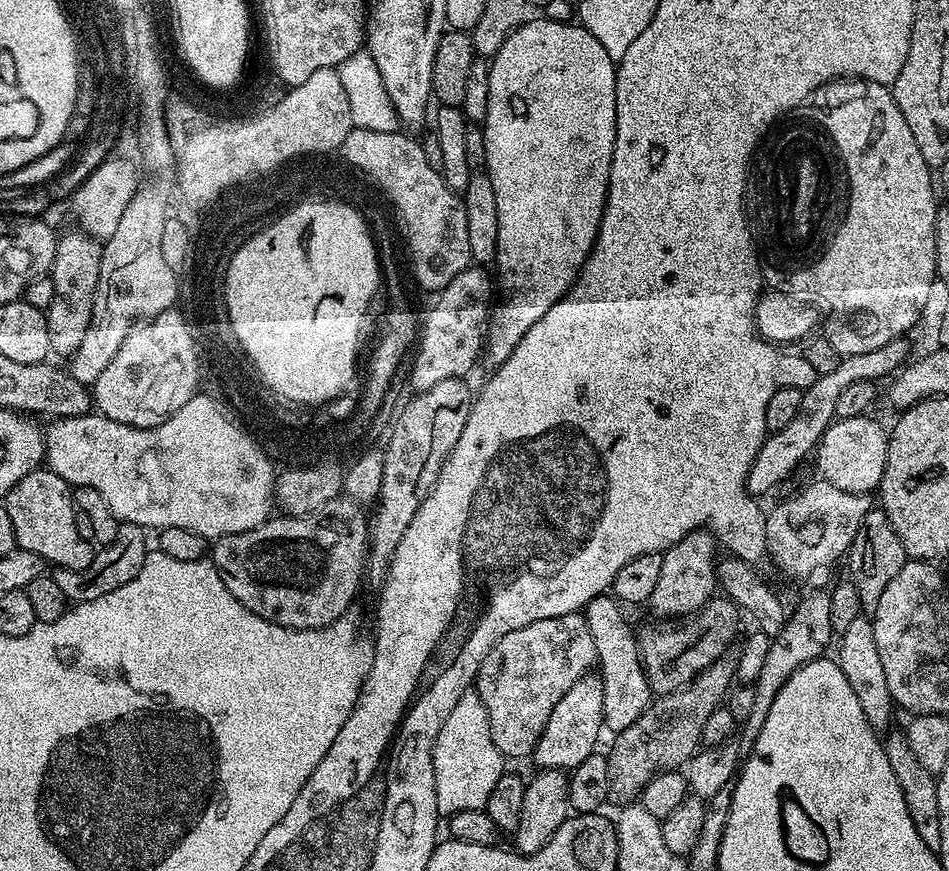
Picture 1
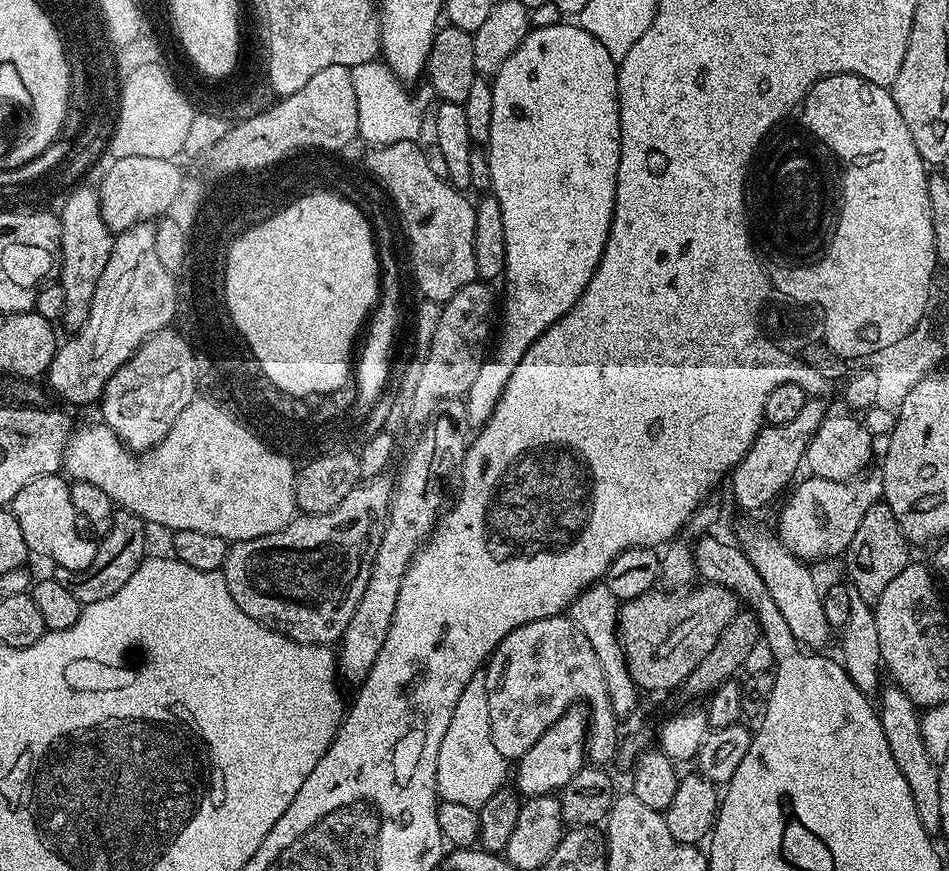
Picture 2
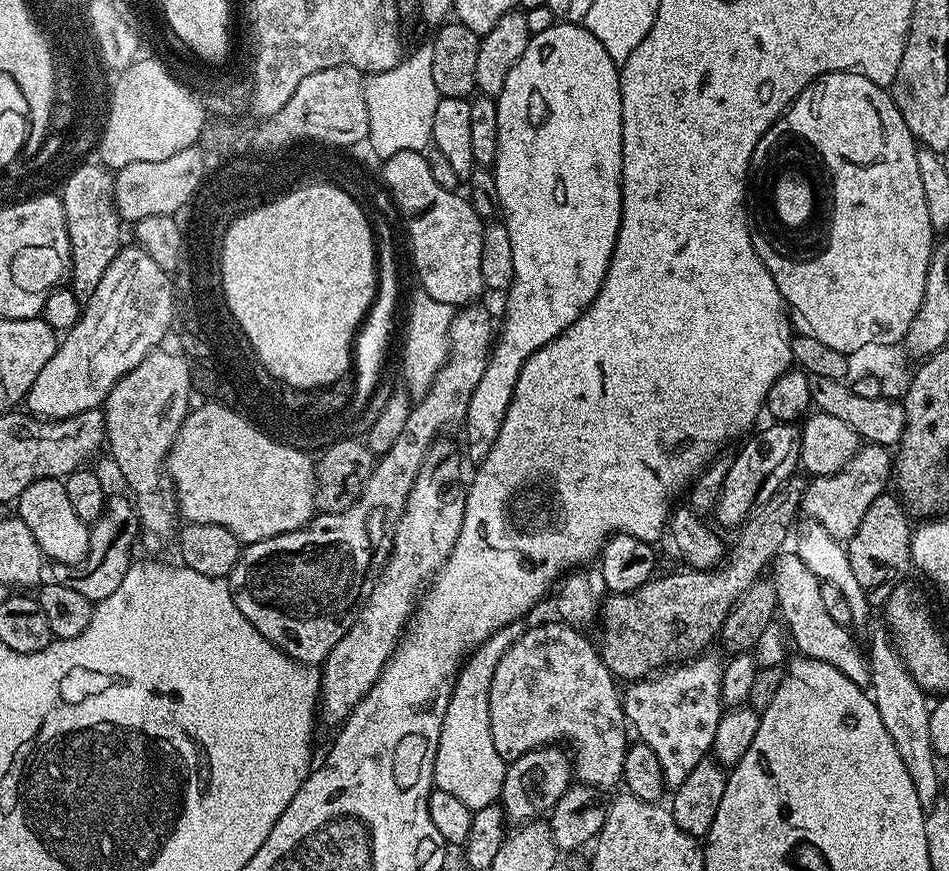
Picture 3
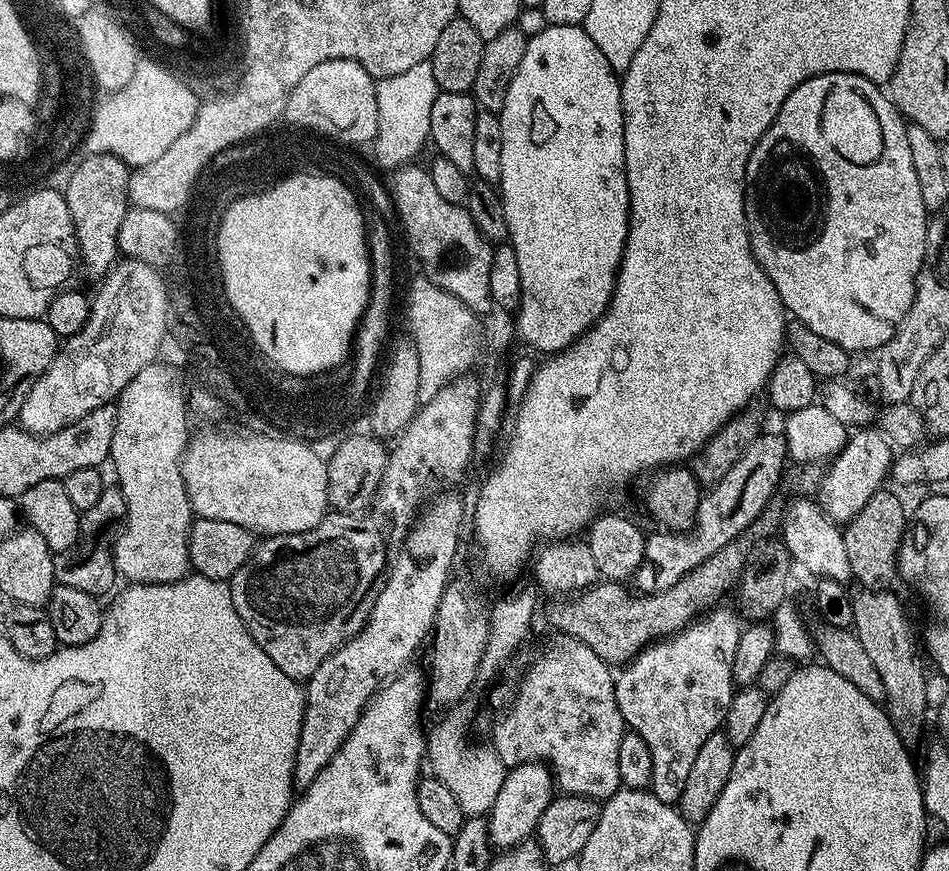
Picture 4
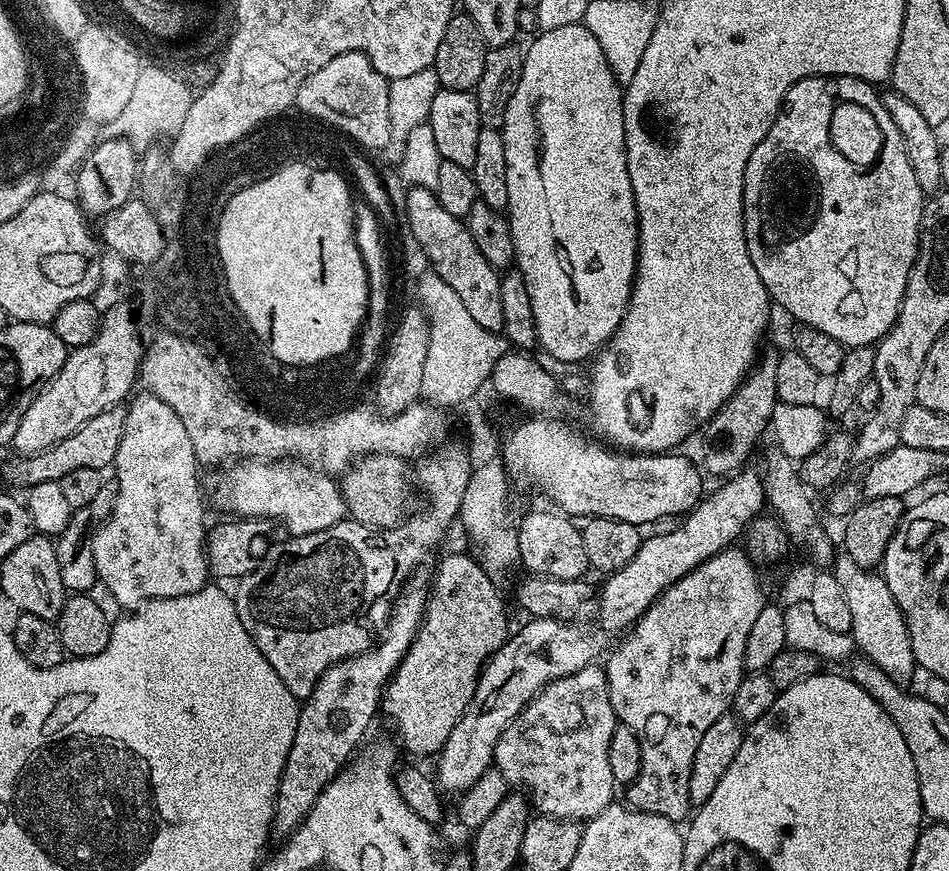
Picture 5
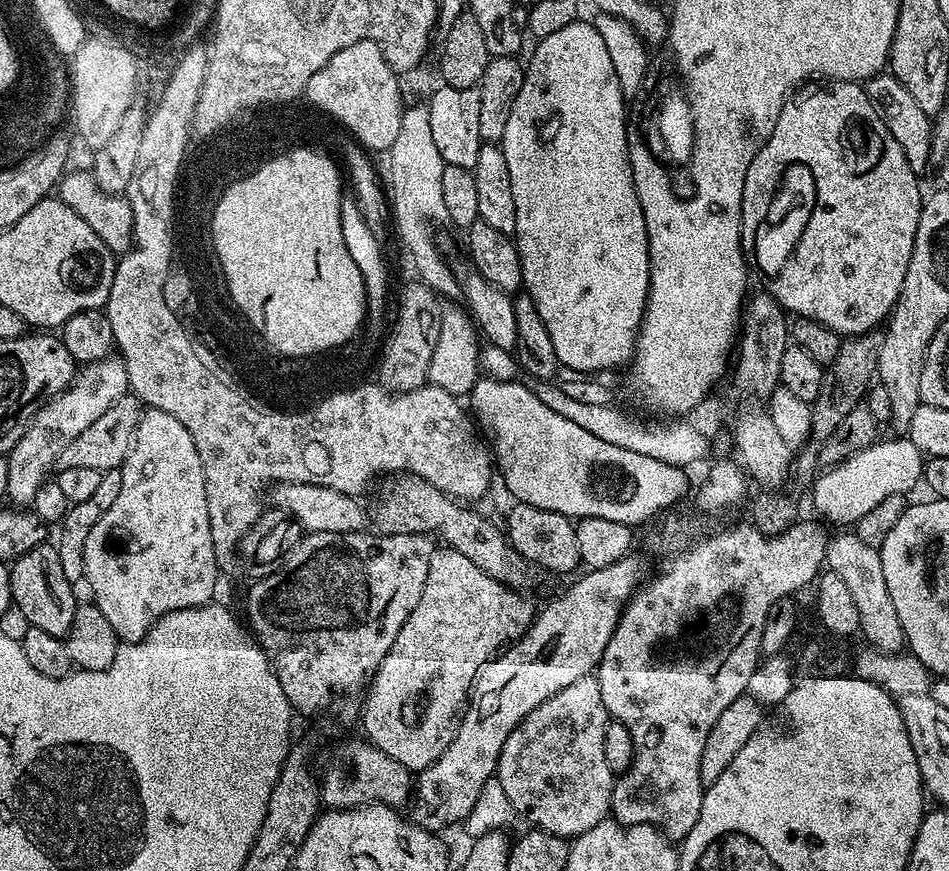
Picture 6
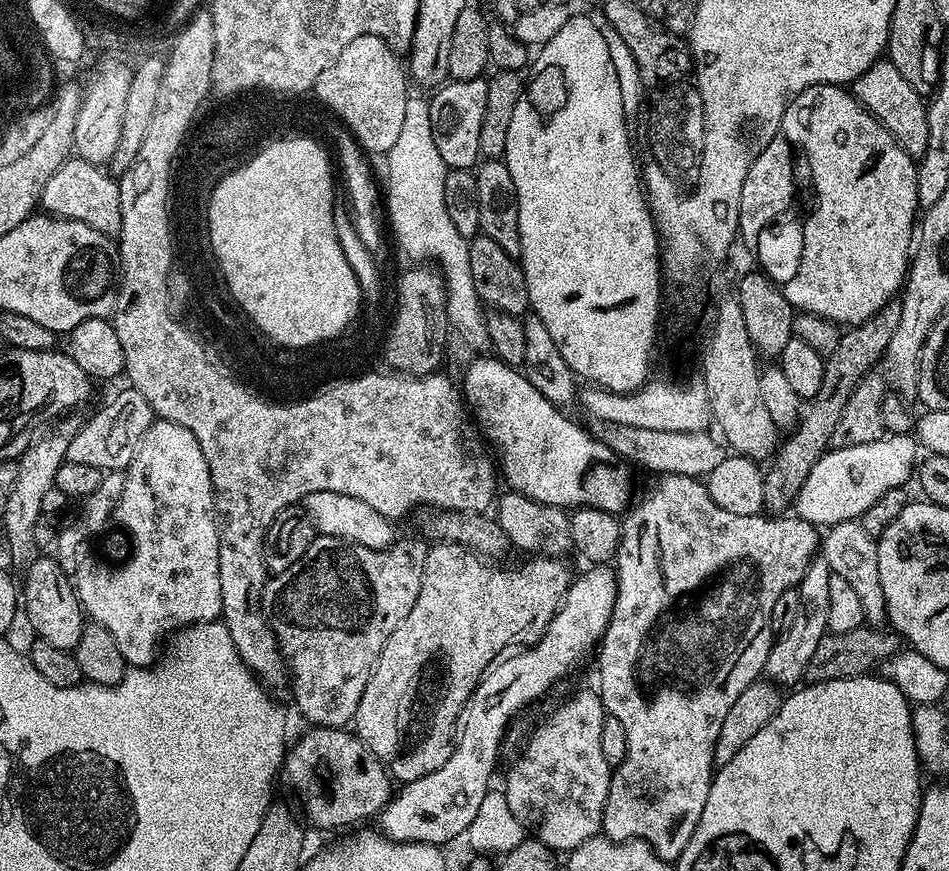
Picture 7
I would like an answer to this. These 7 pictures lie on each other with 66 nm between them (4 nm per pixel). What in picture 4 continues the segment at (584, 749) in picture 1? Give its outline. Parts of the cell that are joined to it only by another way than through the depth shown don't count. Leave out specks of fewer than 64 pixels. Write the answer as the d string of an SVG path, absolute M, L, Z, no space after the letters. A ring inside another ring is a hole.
M520 764L517 768L505 771L502 790L498 790L498 798L494 798L492 811L488 813L488 842L496 850L507 850L515 844L522 844L535 833L538 822L546 810L546 806L554 799L554 777L547 764Z

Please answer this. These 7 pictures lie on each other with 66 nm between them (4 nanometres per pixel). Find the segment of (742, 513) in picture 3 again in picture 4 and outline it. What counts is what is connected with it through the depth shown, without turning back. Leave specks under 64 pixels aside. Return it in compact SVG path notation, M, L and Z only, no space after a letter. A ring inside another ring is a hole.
M765 431L757 436L754 442L750 442L750 446L744 451L742 458L738 458L738 462L734 462L734 467L728 471L726 478L722 478L722 482L718 482L713 488L707 489L701 495L700 505L696 511L694 534L681 534L668 530L665 532L660 531L661 533L656 532L653 536L651 533L647 537L644 561L642 566L638 566L634 577L634 584L640 587L639 591L641 593L647 594L649 592L668 590L674 582L678 582L690 570L694 570L699 564L706 562L706 558L710 558L722 551L731 540L741 539L747 533L748 527L756 521L758 514L762 514L762 510L771 504L773 496L777 495L778 489L781 487L781 476L785 472L790 457L783 435L776 433L775 436L774 433L767 432Z

